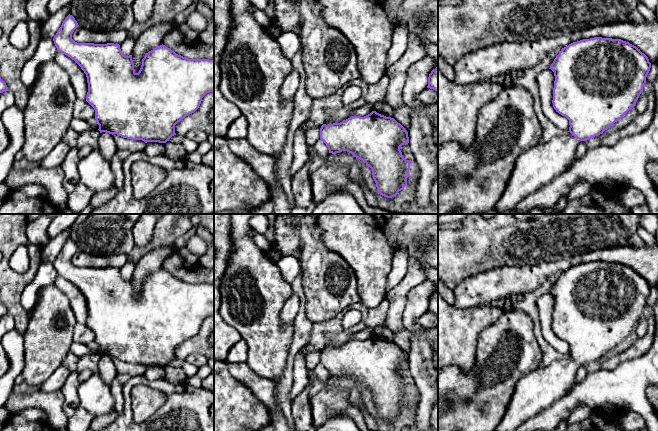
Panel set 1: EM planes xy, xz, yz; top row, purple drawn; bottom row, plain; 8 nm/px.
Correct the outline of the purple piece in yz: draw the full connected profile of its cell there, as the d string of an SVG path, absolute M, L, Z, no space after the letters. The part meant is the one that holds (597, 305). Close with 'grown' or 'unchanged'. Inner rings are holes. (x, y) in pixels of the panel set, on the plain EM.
M594 261L573 266L561 273L550 292L554 296L553 331L569 344L569 355L553 361L547 367L538 367L517 383L506 412L494 431L515 431L522 423L539 414L561 398L573 385L580 365L602 358L635 330L650 295L648 281L636 270L621 263Z; grown

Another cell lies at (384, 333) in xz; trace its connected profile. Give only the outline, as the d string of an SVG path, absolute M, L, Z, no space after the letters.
M375 327L373 328L373 335L376 335L377 337L386 341L390 341L391 337L393 336L393 332L389 328Z

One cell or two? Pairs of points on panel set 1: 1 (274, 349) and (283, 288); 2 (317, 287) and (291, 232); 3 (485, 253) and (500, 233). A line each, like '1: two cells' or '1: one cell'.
1: one cell
2: one cell
3: one cell

